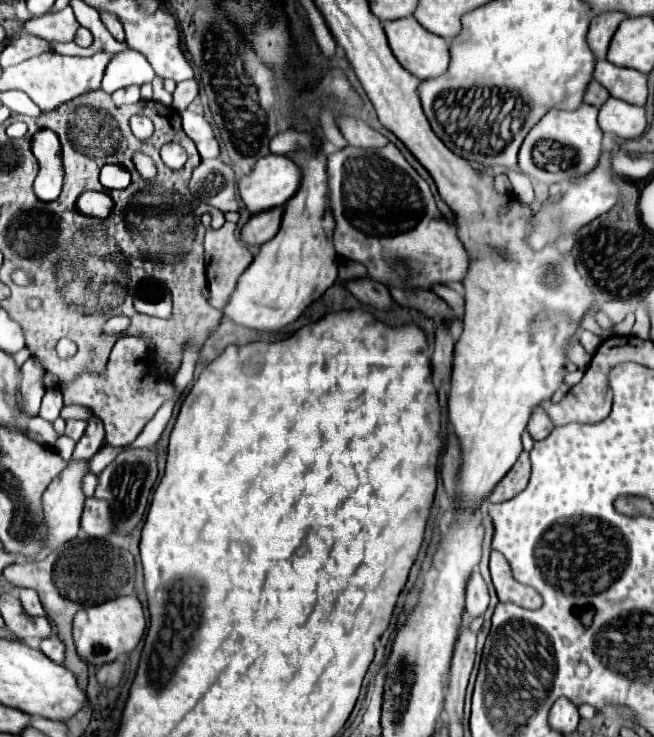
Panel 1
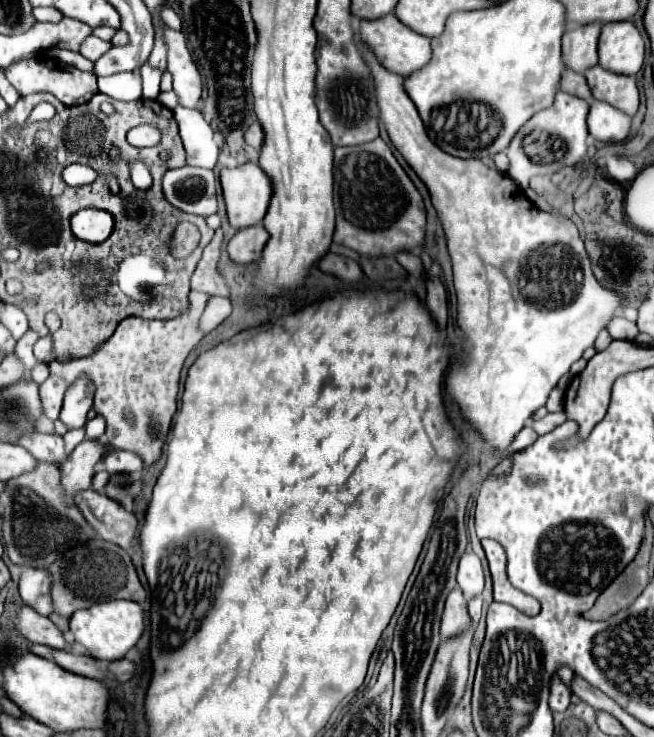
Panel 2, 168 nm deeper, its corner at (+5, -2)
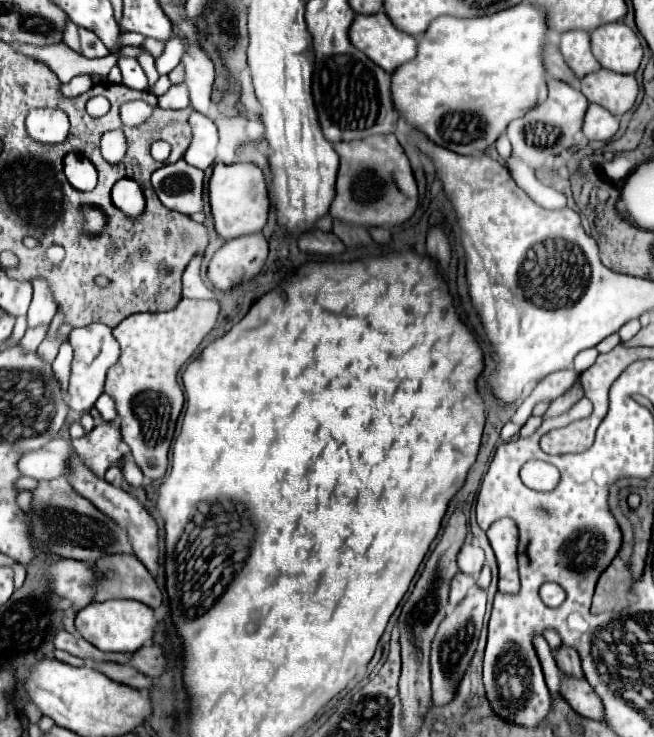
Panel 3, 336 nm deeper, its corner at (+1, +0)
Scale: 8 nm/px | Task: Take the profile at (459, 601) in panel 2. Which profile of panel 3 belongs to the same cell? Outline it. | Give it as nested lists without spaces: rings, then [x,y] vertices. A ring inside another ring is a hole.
[[[457,573],[457,577],[451,583],[451,595],[449,595],[449,603],[455,607],[457,603],[461,603],[461,599],[465,599],[465,595],[469,593],[469,589],[475,585],[475,579],[465,575],[465,573]]]

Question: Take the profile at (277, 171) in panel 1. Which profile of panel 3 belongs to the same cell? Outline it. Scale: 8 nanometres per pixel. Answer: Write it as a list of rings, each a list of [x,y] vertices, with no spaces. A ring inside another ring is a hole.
[[[233,163],[233,165],[215,165],[209,181],[211,195],[211,213],[215,229],[223,239],[235,239],[241,235],[257,233],[267,223],[269,215],[269,197],[263,171],[253,163]]]

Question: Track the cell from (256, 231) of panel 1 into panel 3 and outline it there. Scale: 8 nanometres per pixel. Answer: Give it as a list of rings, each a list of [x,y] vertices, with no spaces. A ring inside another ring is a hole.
[[[251,233],[227,241],[209,263],[209,281],[213,287],[227,291],[253,279],[265,265],[267,251],[269,243],[263,233]]]

